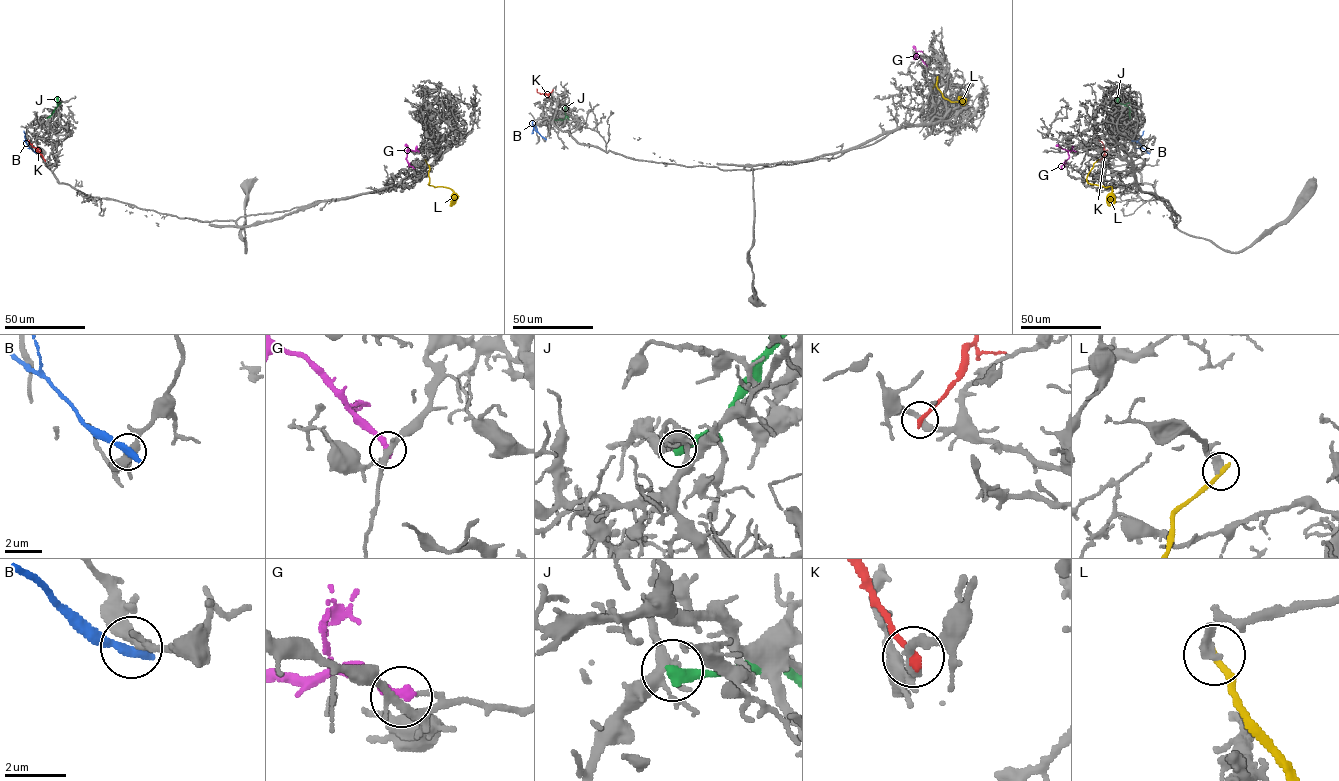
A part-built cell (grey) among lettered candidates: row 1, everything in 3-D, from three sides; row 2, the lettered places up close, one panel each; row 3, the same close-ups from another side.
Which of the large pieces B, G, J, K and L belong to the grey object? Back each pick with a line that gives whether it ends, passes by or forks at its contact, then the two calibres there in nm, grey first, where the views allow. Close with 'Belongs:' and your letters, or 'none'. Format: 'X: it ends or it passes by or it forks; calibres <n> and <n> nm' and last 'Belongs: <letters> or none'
Belongs: none

